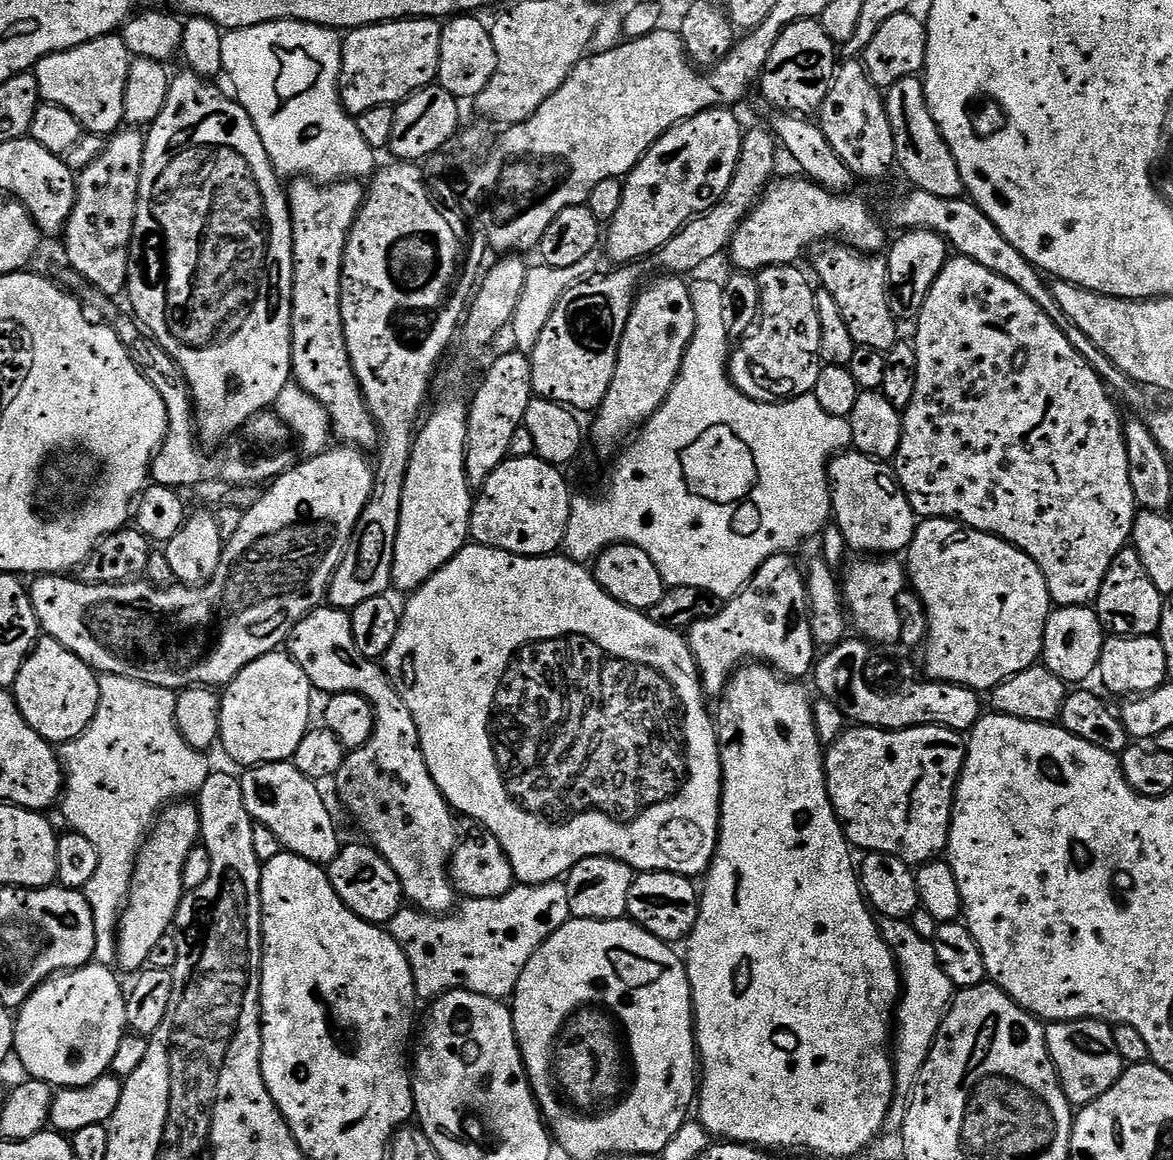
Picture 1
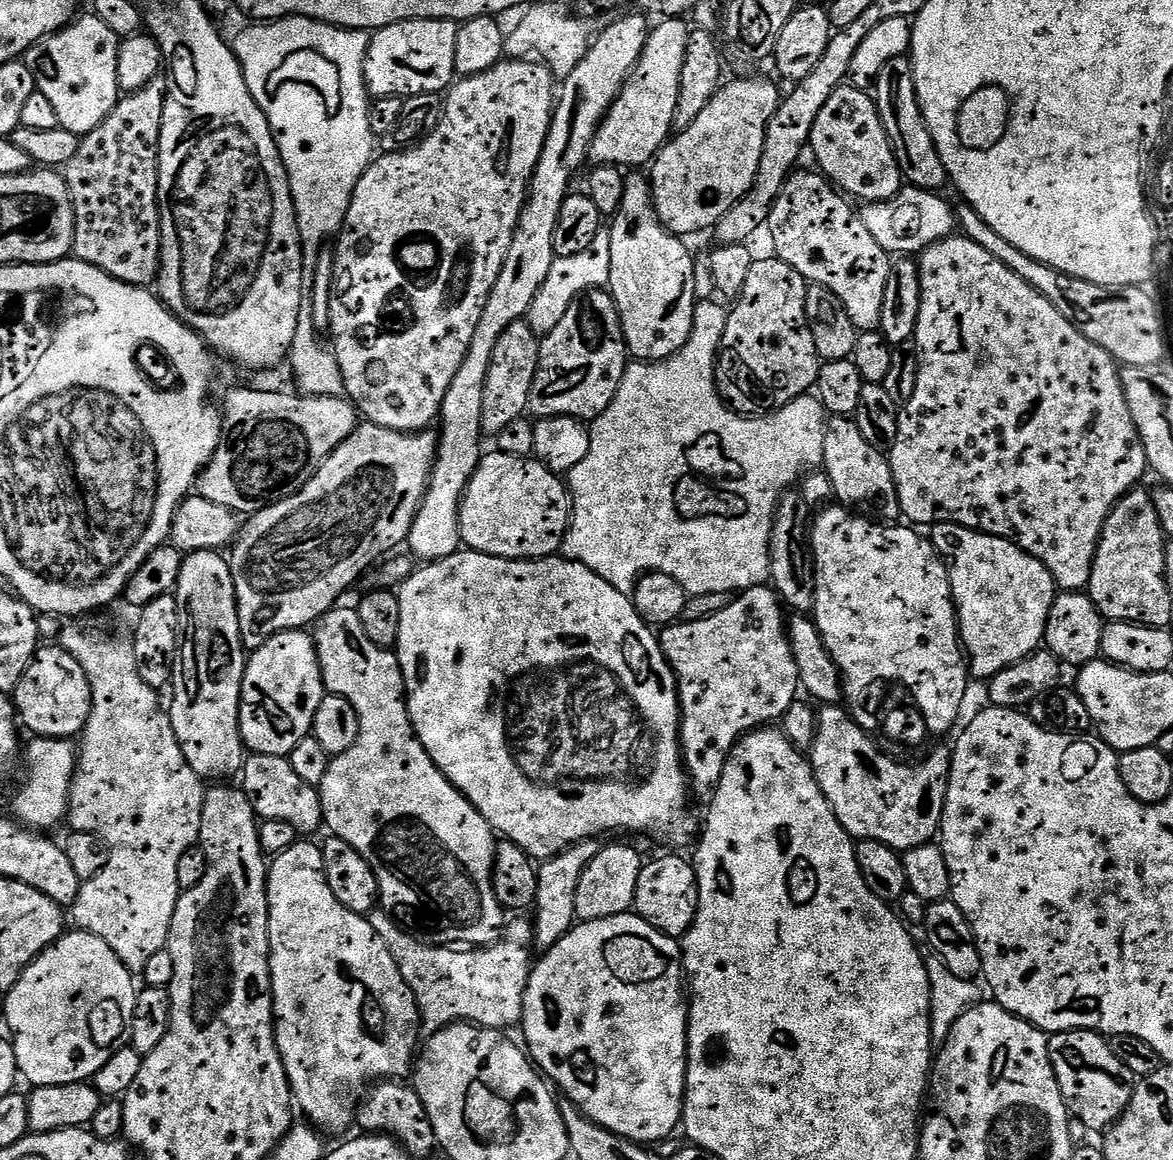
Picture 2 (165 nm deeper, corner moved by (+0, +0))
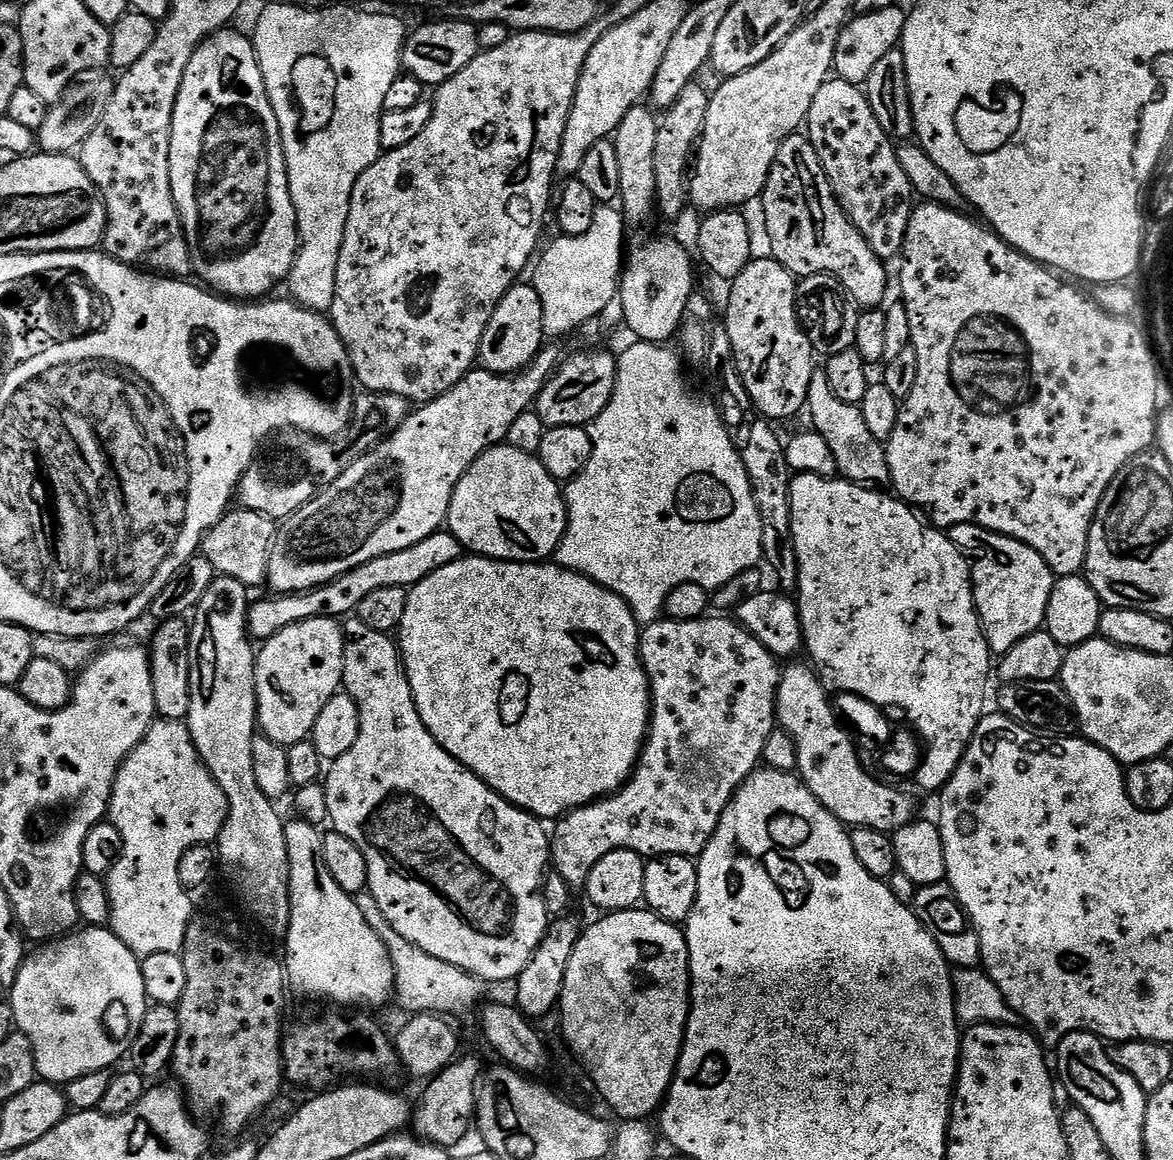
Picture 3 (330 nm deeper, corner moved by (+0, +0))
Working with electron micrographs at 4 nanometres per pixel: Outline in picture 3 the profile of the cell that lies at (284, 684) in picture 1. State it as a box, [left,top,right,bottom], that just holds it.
[256,616,344,744]

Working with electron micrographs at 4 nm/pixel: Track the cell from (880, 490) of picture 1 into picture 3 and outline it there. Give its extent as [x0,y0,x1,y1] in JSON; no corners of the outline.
[806,370,890,486]

